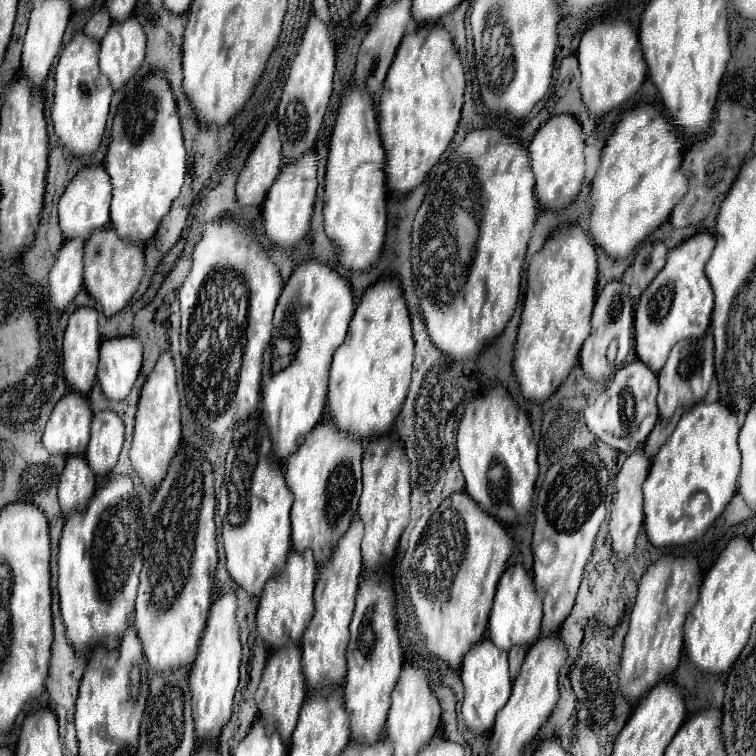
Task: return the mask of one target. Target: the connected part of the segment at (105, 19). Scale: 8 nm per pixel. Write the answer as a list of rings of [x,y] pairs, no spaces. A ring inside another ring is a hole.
[[[100,8],[100,10],[88,20],[84,32],[86,32],[92,40],[100,42],[100,38],[104,38],[104,34],[108,32],[108,26],[110,26],[110,24],[112,24],[112,20],[110,20],[106,8]]]

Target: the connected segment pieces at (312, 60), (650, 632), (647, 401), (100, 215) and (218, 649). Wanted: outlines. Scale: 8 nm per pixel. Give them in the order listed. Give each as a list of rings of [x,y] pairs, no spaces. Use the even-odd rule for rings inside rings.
[[[312,16],[306,26],[302,44],[298,48],[296,60],[292,64],[288,82],[284,86],[282,100],[276,110],[276,122],[280,128],[284,162],[294,162],[302,154],[314,148],[330,96],[332,96],[332,82],[334,82],[334,44],[328,36],[324,22]]]
[[[662,558],[642,576],[618,672],[620,690],[630,704],[636,704],[644,694],[648,694],[660,678],[670,678],[676,672],[682,654],[684,620],[698,602],[700,584],[702,576],[696,558]]]
[[[634,360],[614,374],[614,378],[606,384],[606,390],[596,398],[594,404],[586,406],[584,410],[586,426],[598,440],[608,444],[610,448],[630,454],[632,450],[636,450],[636,446],[644,446],[648,434],[652,432],[658,420],[656,396],[658,396],[656,374],[644,362]]]
[[[88,166],[82,168],[74,180],[66,186],[66,192],[60,198],[58,214],[60,214],[60,228],[64,238],[90,238],[94,230],[102,230],[110,222],[110,200],[112,200],[112,186],[110,176],[104,166]]]
[[[234,592],[220,594],[208,614],[206,630],[200,640],[196,662],[190,670],[190,692],[192,692],[192,714],[196,722],[196,736],[200,742],[216,744],[224,724],[232,716],[232,702],[238,688],[238,666],[240,666],[240,640],[236,622],[236,596]]]

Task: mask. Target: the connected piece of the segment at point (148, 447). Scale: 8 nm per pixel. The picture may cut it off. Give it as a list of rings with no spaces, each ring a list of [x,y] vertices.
[[[164,352],[154,370],[150,372],[142,394],[138,402],[136,412],[136,428],[134,428],[134,440],[130,448],[130,460],[134,470],[138,472],[142,484],[146,488],[158,488],[164,480],[164,474],[168,472],[168,466],[172,458],[176,456],[176,450],[182,442],[182,424],[180,424],[180,396],[176,386],[176,368],[170,352]]]

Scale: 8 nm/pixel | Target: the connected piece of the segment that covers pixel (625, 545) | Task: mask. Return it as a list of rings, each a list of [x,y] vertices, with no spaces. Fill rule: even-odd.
[[[638,448],[636,452],[632,452],[628,456],[620,474],[616,476],[616,494],[612,498],[612,514],[610,514],[610,538],[612,538],[612,548],[614,548],[614,554],[616,554],[618,562],[622,562],[624,558],[628,558],[634,552],[636,536],[638,536],[638,532],[642,528],[642,522],[644,522],[642,484],[648,476],[648,468],[650,468],[650,460],[644,456],[642,448]]]

